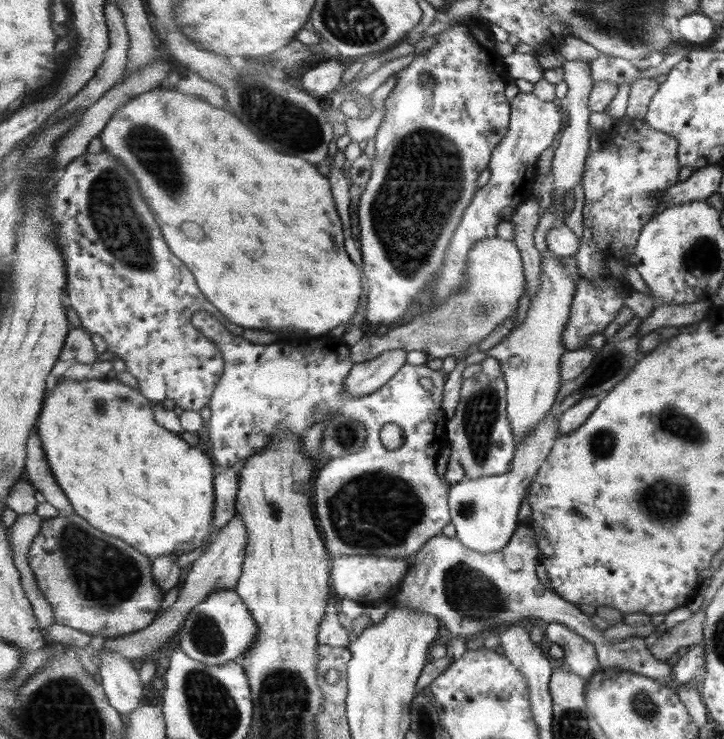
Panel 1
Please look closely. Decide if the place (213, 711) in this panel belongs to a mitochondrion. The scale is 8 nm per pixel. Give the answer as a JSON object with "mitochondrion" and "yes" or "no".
{"mitochondrion":"yes"}

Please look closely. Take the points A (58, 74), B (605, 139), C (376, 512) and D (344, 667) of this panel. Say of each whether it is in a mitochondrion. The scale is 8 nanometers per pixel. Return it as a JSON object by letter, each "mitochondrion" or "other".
{"A":"other","B":"other","C":"mitochondrion","D":"other"}

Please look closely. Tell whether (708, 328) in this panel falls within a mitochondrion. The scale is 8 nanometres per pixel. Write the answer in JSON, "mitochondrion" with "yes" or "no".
{"mitochondrion":"no"}

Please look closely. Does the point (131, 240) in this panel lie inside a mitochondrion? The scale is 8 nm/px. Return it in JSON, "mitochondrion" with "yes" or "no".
{"mitochondrion":"yes"}

